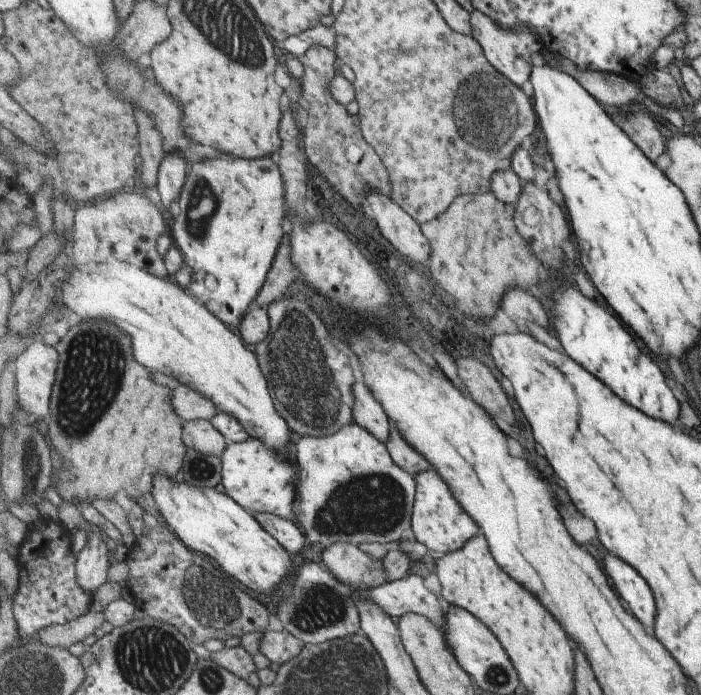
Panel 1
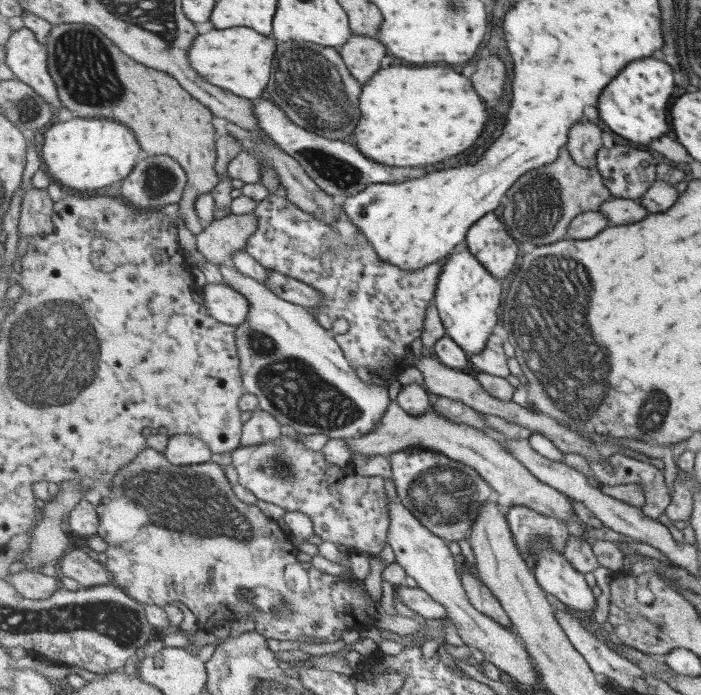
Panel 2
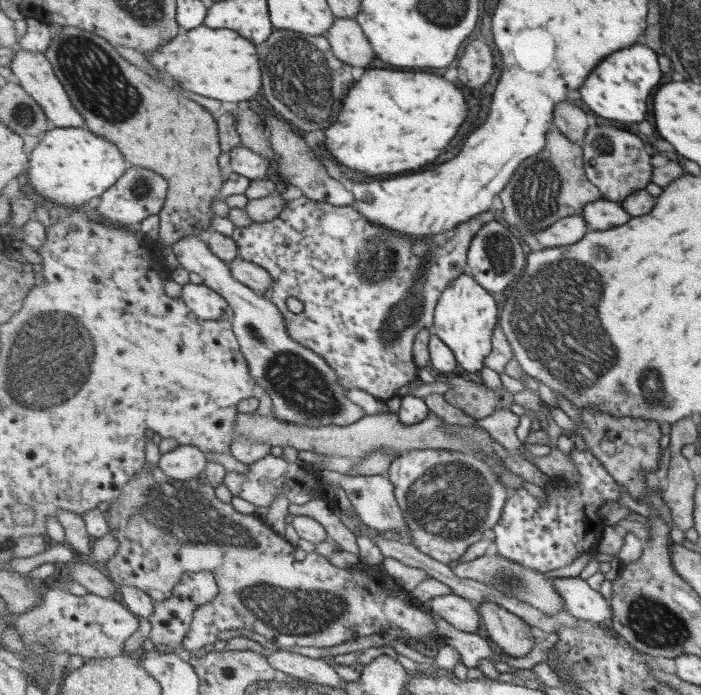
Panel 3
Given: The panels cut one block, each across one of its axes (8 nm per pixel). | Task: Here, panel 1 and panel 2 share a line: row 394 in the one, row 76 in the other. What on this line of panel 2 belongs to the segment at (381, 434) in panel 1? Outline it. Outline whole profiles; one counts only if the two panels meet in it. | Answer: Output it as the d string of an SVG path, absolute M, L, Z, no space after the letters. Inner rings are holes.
M354 34L341 49L341 54L349 70L362 82L367 84L383 64L387 48L377 38Z

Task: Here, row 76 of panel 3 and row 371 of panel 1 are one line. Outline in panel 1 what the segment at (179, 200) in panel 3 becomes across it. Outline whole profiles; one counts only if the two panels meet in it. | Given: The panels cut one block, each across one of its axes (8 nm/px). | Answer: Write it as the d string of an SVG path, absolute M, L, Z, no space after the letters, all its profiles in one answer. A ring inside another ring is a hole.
M85 320L85 322L81 322L81 324L77 324L71 330L68 330L67 334L56 344L56 347L61 355L61 360L50 402L51 412L45 424L46 433L49 434L51 444L63 459L63 466L58 472L58 483L56 484L57 492L61 498L71 501L75 506L78 506L76 504L77 500L86 500L86 502L91 503L97 497L112 499L119 490L124 490L127 496L134 500L136 497L141 496L141 494L145 494L145 492L152 492L154 478L157 473L165 473L171 478L179 473L183 468L185 455L189 450L184 441L185 420L175 410L173 404L174 390L167 388L167 386L155 384L155 380L151 380L153 378L151 370L145 368L145 366L141 366L135 360L133 350L131 350L133 348L131 336L127 332L119 330L113 322L105 322L105 320Z

